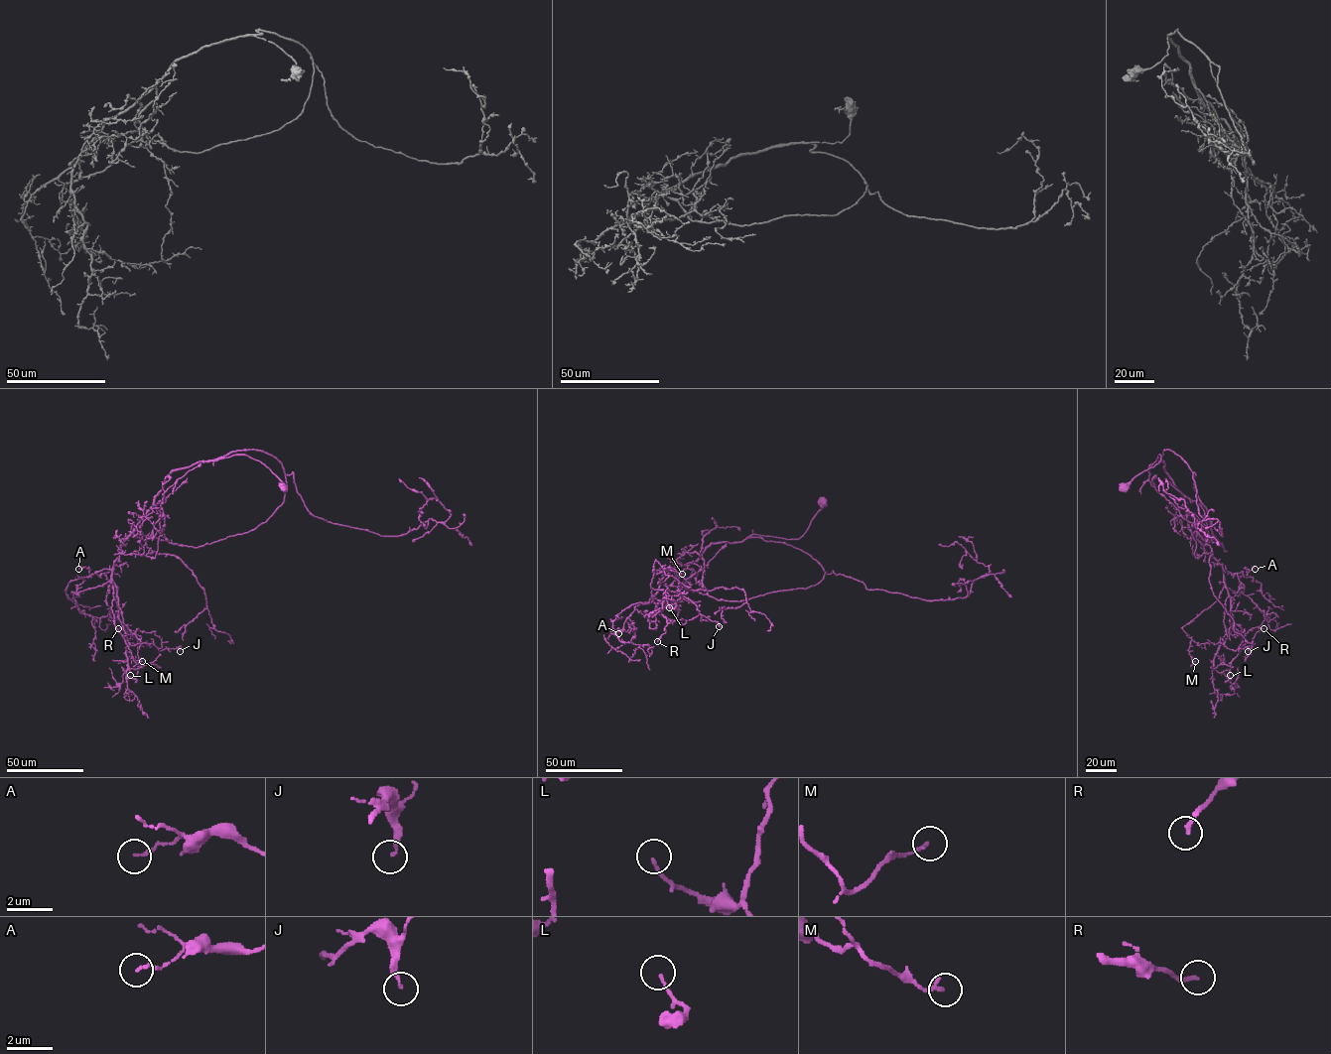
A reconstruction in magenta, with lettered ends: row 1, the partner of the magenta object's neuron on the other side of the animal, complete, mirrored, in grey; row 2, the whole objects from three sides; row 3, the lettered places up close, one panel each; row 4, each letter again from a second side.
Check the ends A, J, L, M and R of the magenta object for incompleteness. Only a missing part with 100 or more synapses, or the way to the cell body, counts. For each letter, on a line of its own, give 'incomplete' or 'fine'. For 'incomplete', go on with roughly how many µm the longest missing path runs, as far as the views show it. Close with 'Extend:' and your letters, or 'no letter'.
A: fine
J: fine
L: fine
M: fine
R: fine
Extend: no letter

